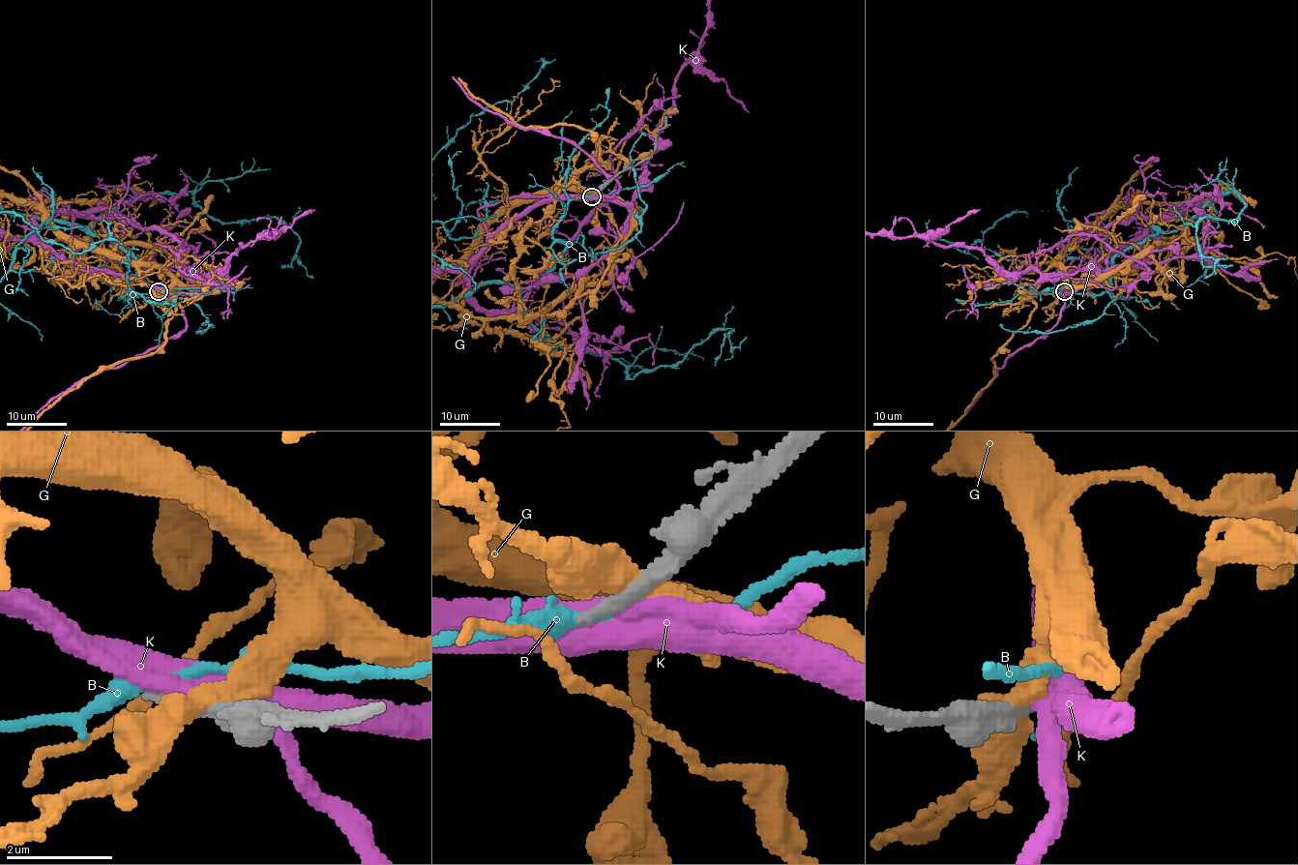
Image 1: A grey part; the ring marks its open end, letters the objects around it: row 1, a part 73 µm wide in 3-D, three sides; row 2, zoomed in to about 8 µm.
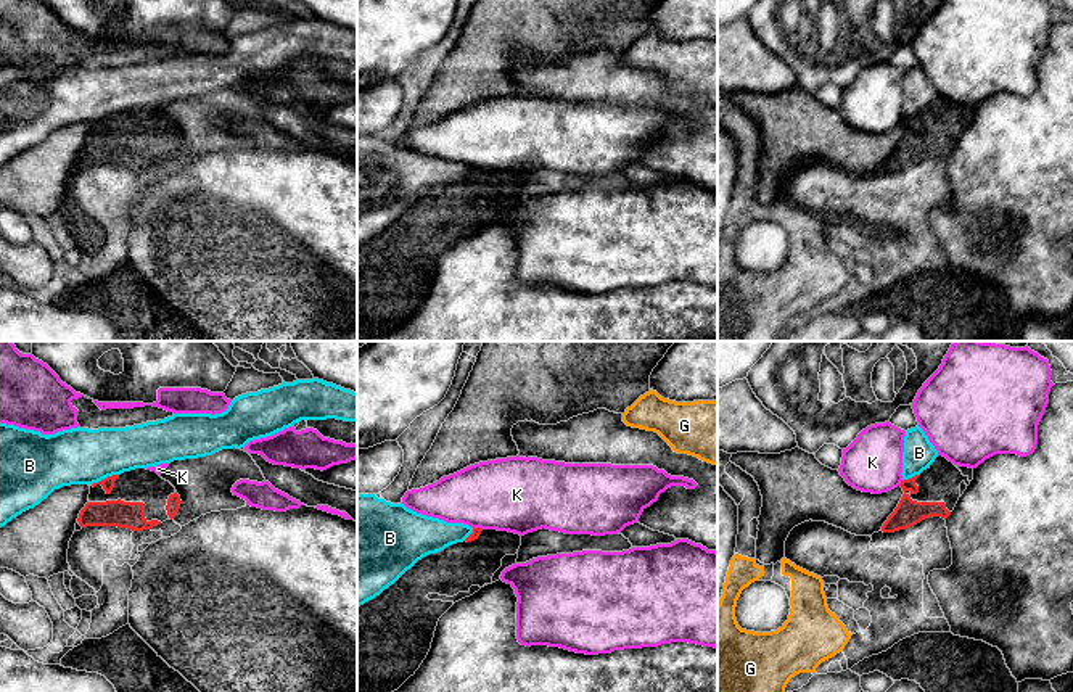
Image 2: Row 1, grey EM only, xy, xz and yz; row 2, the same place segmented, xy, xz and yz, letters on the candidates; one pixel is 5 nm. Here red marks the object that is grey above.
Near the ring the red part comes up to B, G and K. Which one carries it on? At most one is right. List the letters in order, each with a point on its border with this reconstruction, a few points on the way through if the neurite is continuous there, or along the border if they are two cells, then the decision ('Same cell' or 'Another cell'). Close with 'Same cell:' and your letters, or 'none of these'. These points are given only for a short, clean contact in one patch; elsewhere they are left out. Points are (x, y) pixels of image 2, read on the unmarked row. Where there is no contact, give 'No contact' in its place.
B: Touches red at xy (105, 118). Boundary: xy (118, 113), (92, 124). Another cell
G: No contact. Another cell
K: Touches red at yz (901, 123). Another cell
Same cell: none of these

